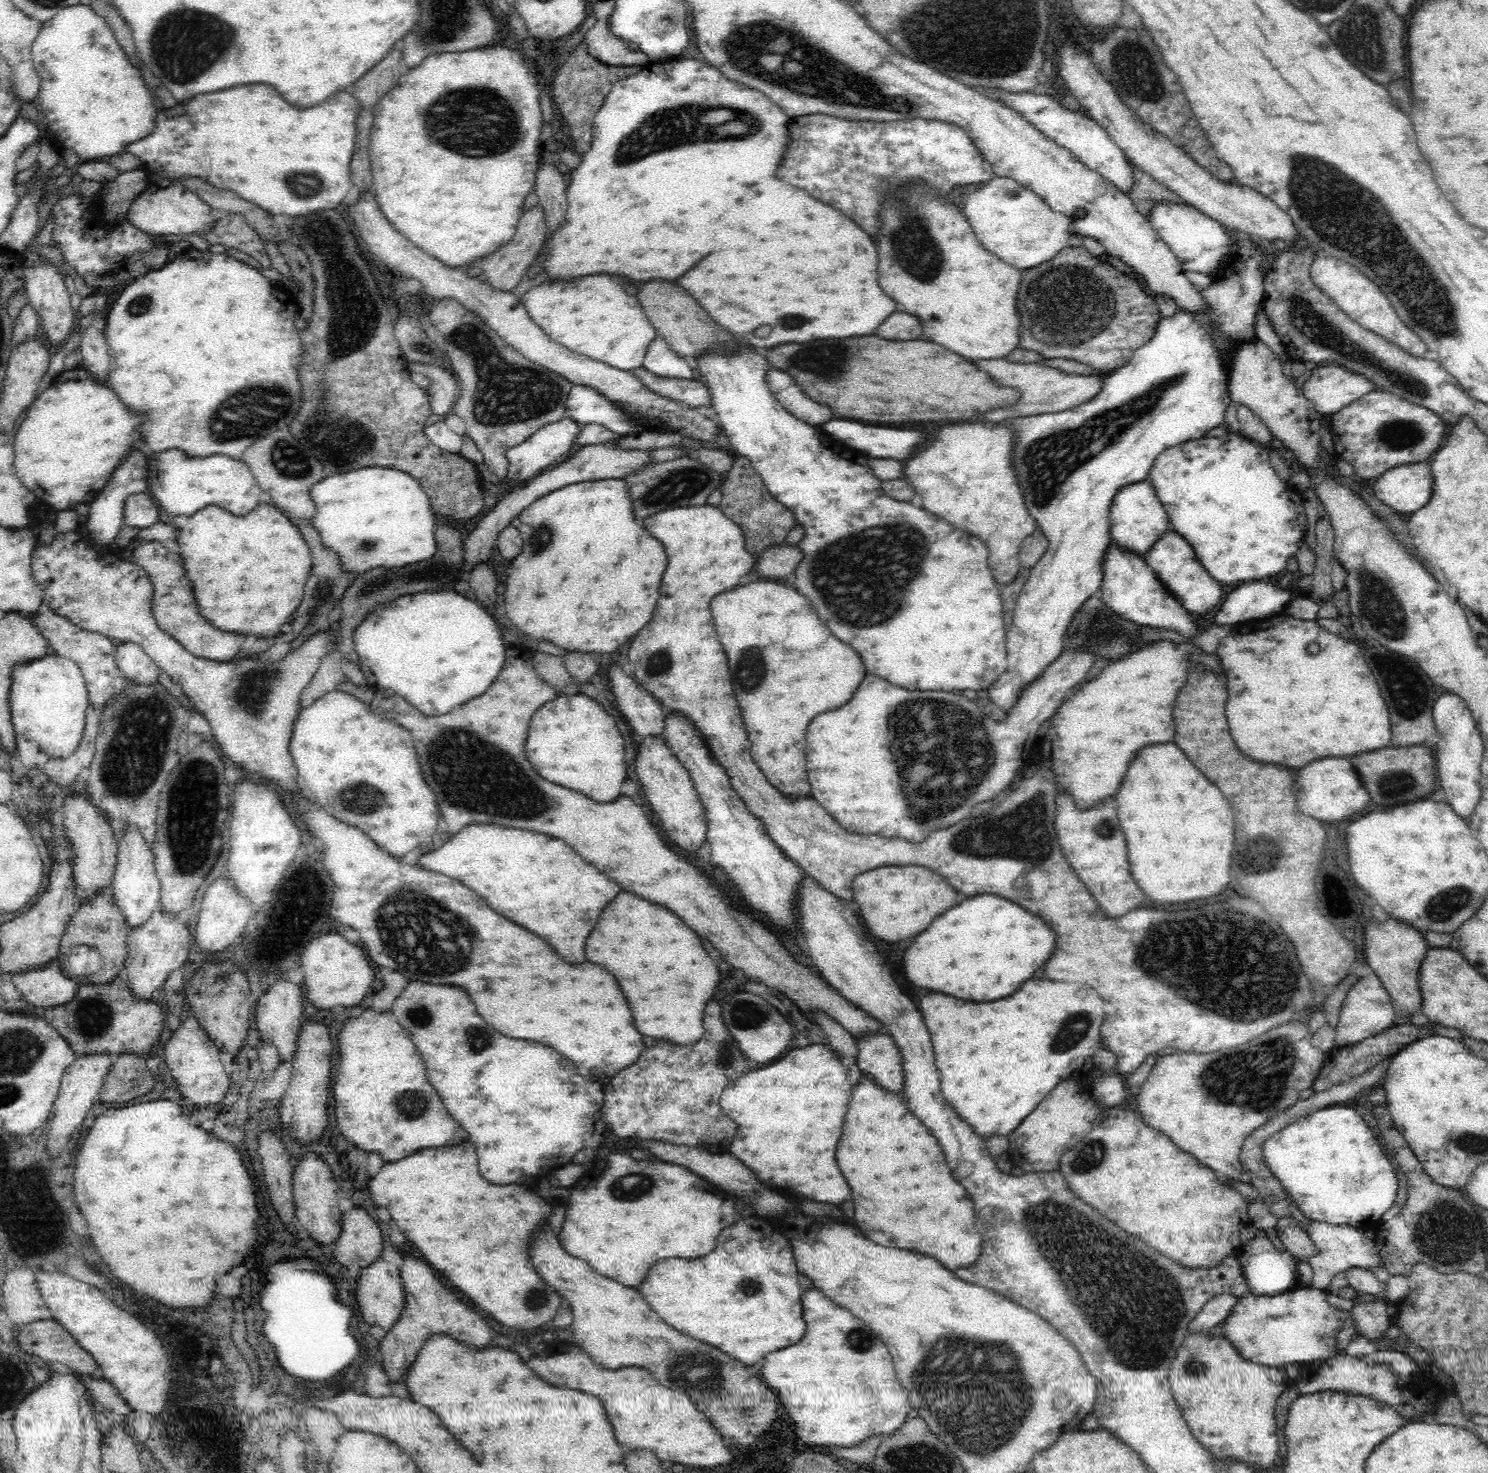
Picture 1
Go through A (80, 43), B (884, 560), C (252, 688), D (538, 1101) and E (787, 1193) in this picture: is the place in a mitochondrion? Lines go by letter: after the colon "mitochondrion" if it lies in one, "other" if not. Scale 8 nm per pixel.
A: other
B: mitochondrion
C: mitochondrion
D: other
E: other

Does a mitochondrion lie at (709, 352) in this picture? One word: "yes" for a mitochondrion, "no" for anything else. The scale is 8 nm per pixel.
no

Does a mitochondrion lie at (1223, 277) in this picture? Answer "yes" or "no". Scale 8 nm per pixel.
no

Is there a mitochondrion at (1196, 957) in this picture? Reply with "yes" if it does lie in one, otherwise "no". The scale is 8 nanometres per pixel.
yes

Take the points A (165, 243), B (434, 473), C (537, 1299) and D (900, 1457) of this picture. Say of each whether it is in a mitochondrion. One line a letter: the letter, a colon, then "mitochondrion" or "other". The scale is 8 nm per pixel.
A: other
B: other
C: mitochondrion
D: mitochondrion

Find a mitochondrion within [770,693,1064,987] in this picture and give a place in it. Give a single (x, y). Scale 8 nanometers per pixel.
(927, 802)

